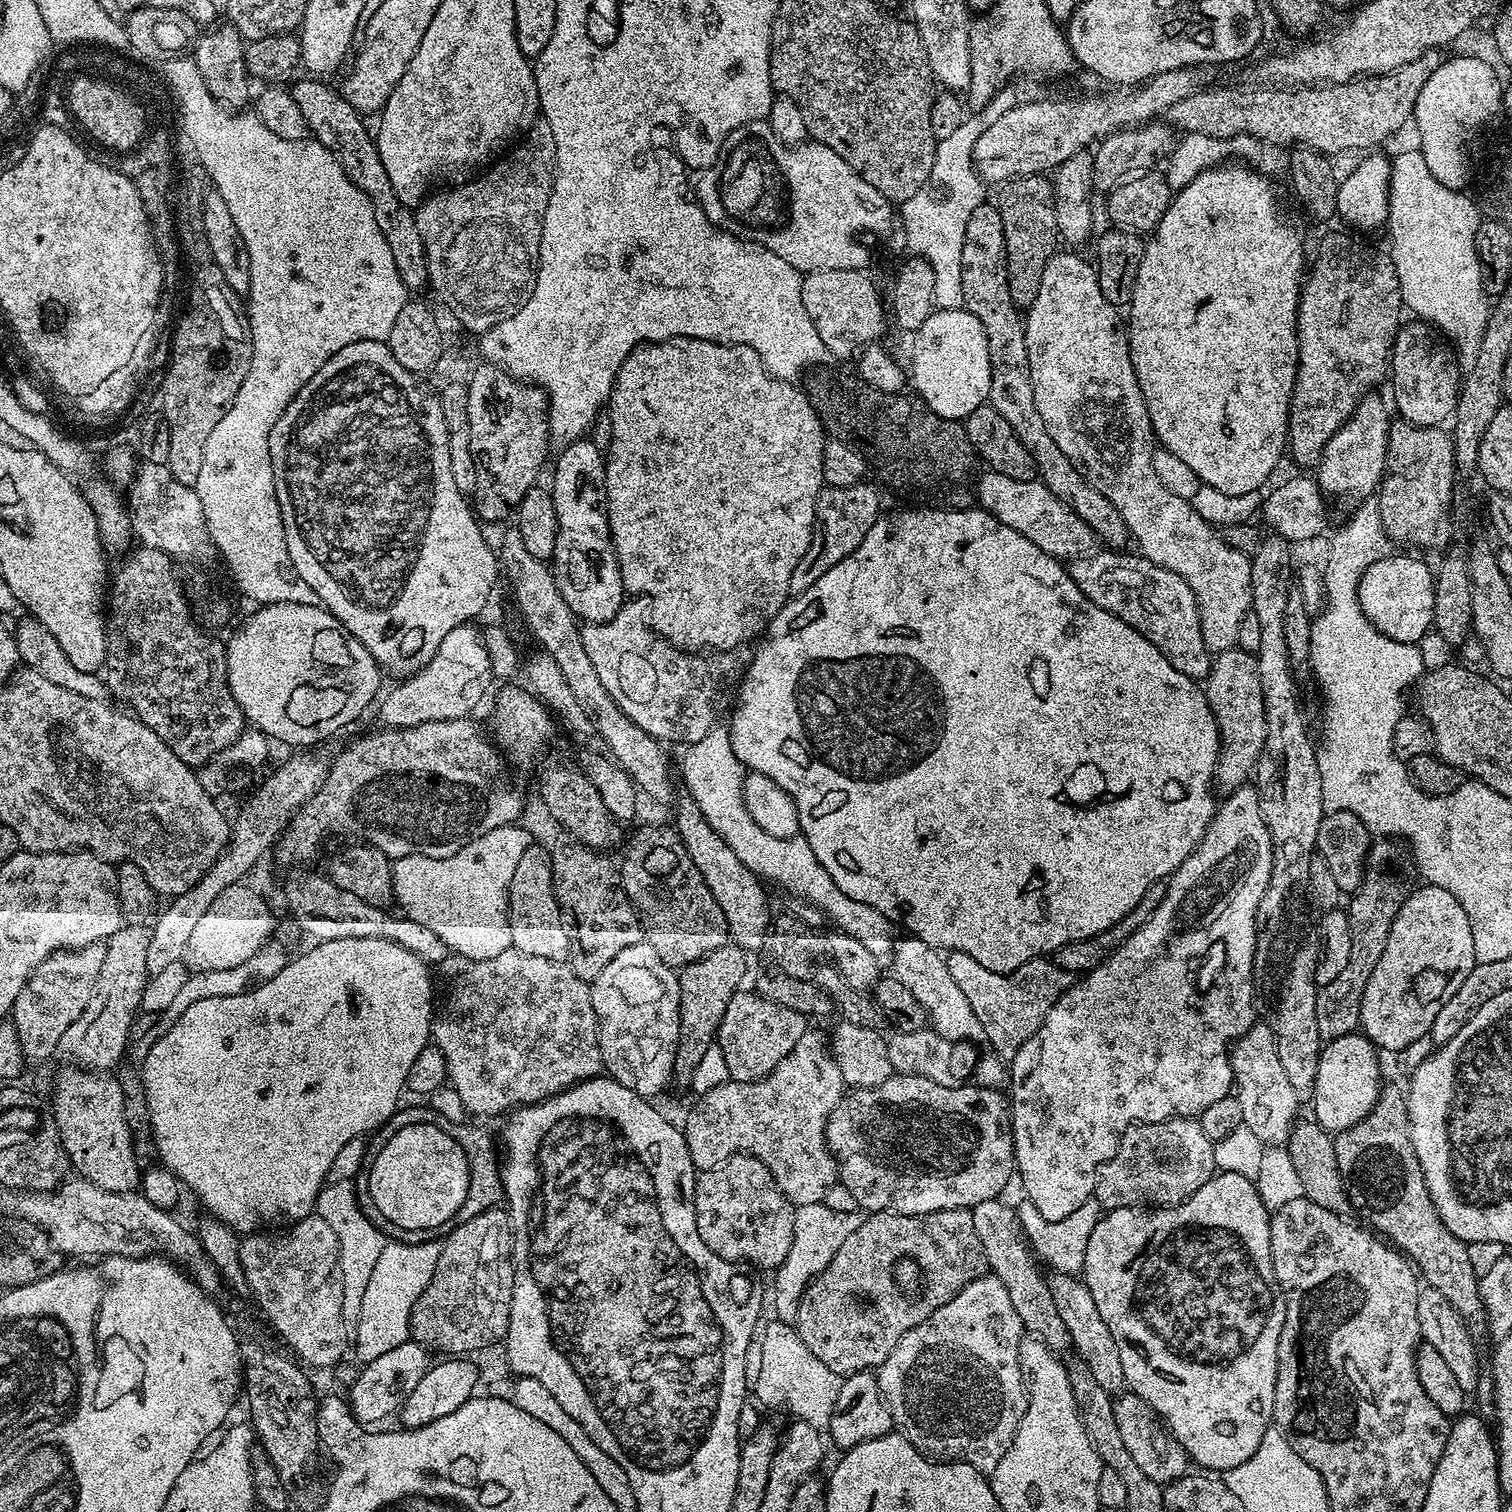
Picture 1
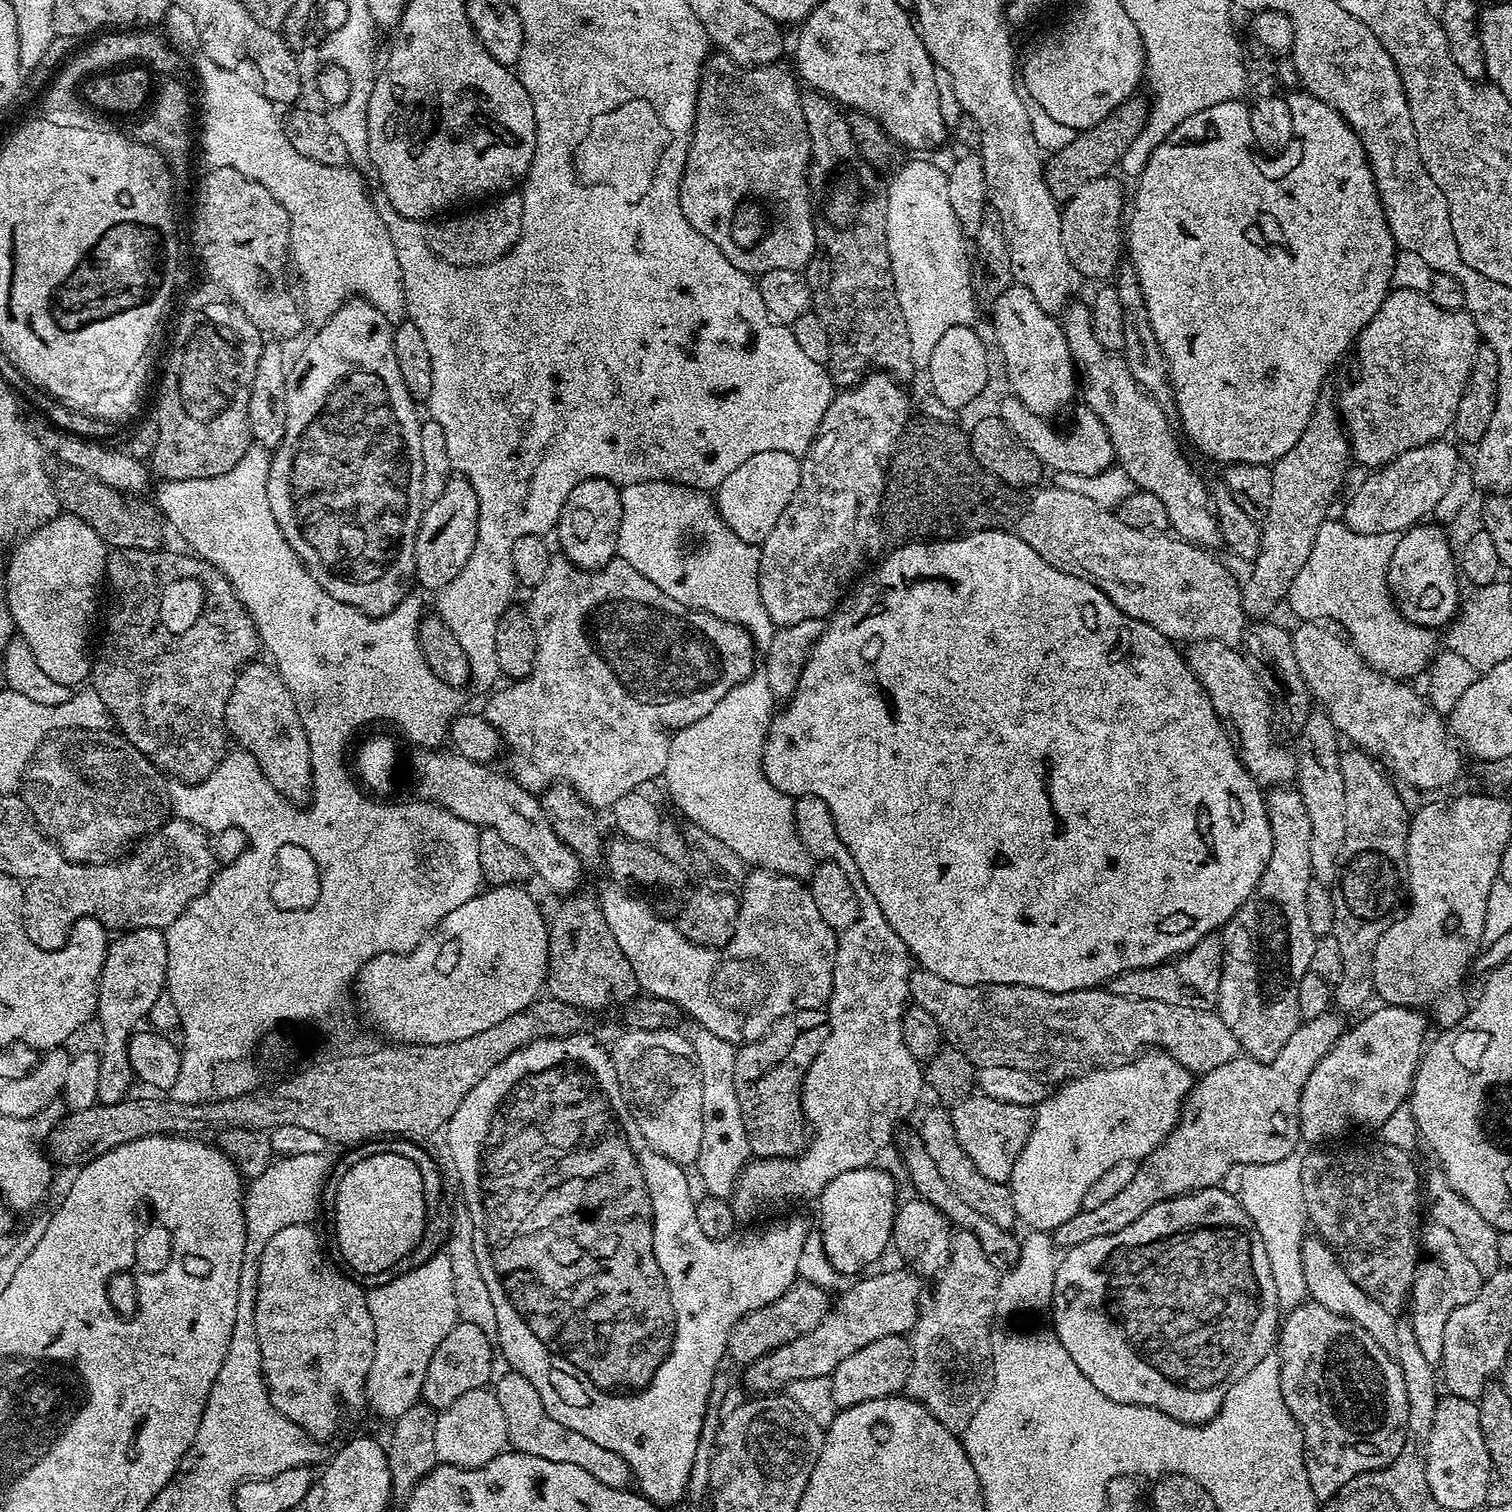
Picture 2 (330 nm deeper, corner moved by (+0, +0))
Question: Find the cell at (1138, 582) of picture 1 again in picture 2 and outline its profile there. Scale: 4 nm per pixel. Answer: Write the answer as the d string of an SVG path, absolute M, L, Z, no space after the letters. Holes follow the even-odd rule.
M1193 640L1187 645L1186 659L1194 678L1204 688L1204 692L1210 698L1218 718L1224 724L1224 729L1228 731L1232 738L1232 744L1236 748L1236 757L1242 762L1242 766L1252 776L1257 784L1265 789L1277 786L1288 786L1296 778L1296 757L1291 751L1288 752L1276 741L1276 736L1272 733L1274 729L1274 709L1272 707L1272 697L1268 694L1268 688L1258 682L1258 674L1250 670L1243 652L1237 650L1233 645L1223 644L1220 640Z

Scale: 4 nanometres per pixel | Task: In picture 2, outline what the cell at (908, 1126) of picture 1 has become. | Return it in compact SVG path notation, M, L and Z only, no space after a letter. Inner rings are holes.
M973 1094L951 1109L952 1125L958 1142L966 1154L990 1178L999 1184L1008 1184L1012 1178L1014 1162L1026 1144L1026 1138L1032 1129L1032 1112L1021 1104L1011 1104L995 1100L983 1094Z

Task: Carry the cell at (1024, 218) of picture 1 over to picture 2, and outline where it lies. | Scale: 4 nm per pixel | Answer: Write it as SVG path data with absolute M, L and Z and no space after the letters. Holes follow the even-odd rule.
M1139 98L1126 100L1112 111L1102 122L1093 128L1077 131L1074 142L1070 146L1062 146L1062 150L1051 153L1044 164L1044 182L1052 197L1057 202L1069 200L1088 180L1099 176L1107 176L1119 165L1126 154L1130 142L1144 129L1148 120L1148 108Z

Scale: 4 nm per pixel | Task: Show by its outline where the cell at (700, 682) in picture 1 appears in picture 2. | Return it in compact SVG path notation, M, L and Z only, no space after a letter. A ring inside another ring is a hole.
M562 554L553 555L550 566L546 566L546 574L542 577L542 582L538 582L538 586L531 589L529 596L532 597L529 598L528 604L526 603L526 611L530 622L534 626L534 634L536 635L536 661L534 662L534 670L530 676L523 676L520 680L505 683L505 688L497 687L495 689L497 692L485 702L484 708L482 708L482 714L500 732L500 739L506 745L506 756L508 752L508 764L512 767L512 769L510 769L511 775L523 788L537 794L543 794L552 784L567 782L589 806L597 810L603 810L603 808L604 810L608 810L611 809L614 802L618 802L618 798L622 798L622 794L630 794L631 792L643 789L645 786L648 786L644 784L650 783L651 780L657 779L659 781L666 770L666 762L670 754L672 738L675 736L676 731L680 728L685 728L687 724L698 722L698 718L706 718L706 714L710 714L710 710L714 710L714 706L718 706L718 702L722 702L722 698L726 698L726 694L735 684L740 684L743 680L747 680L753 675L752 667L754 667L755 664L757 667L758 664L758 652L756 656L756 648L752 645L752 643L754 643L754 637L748 629L744 628L741 624L734 623L733 620L723 620L709 612L697 612L686 606L682 606L682 602L674 602L674 598L670 598L670 594L662 594L662 590L658 590L658 586L654 586L654 582L650 582L650 578L646 578L638 570L634 570L634 566L630 566L630 562L619 558L613 558L612 561L601 568L590 569L580 568L577 564L572 564Z

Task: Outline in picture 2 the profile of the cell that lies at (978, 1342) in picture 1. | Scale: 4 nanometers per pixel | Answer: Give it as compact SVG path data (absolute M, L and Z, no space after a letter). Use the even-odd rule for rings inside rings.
M956 1230L951 1235L952 1251L949 1260L935 1277L936 1289L921 1307L920 1316L910 1333L912 1365L908 1371L906 1392L912 1399L926 1406L926 1410L930 1410L930 1414L934 1414L934 1418L946 1426L946 1430L962 1434L966 1426L970 1426L970 1418L978 1414L978 1406L982 1406L992 1388L992 1319L997 1319L998 1316L996 1300L1000 1296L1001 1273L990 1266L990 1258L982 1254L982 1246L974 1234Z

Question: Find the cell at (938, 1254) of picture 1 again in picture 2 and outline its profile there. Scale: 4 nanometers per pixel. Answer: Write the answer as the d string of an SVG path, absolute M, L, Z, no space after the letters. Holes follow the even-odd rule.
M797 1279L791 1284L774 1302L762 1306L758 1310L748 1312L738 1323L733 1326L732 1333L728 1339L727 1355L733 1356L740 1366L753 1364L758 1358L770 1354L770 1350L778 1350L786 1342L794 1342L802 1334L814 1330L818 1322L828 1313L830 1307L830 1296L820 1289L819 1283L806 1279Z

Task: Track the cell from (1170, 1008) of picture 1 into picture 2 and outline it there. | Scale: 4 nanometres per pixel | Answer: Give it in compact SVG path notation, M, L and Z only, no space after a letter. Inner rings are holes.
M1144 1050L1139 1053L1135 1058L1128 1058L1125 1059L1123 1062L1116 1062L1113 1063L1111 1066L1101 1066L1098 1068L1093 1068L1091 1072L1075 1077L1070 1080L1063 1081L1059 1085L1060 1088L1057 1090L1057 1092L1049 1091L1047 1095L1045 1095L1045 1098L1043 1102L1040 1104L1035 1105L1034 1111L1032 1112L1032 1129L1030 1130L1030 1134L1026 1138L1026 1144L1022 1146L1022 1150L1018 1154L1018 1158L1014 1162L1014 1170L1012 1171L1012 1178L1010 1181L1010 1187L1012 1189L1012 1197L1014 1198L1014 1210L1016 1211L1016 1219L1019 1221L1019 1223L1022 1225L1025 1224L1025 1229L1031 1230L1033 1232L1046 1232L1046 1233L1052 1233L1054 1229L1056 1229L1058 1226L1062 1226L1062 1222L1066 1222L1070 1218L1074 1218L1074 1214L1078 1214L1082 1208L1082 1198L1086 1198L1086 1190L1090 1190L1091 1184L1093 1184L1096 1179L1099 1178L1100 1175L1106 1174L1106 1170L1110 1170L1110 1166L1118 1166L1118 1162L1122 1162L1123 1160L1135 1160L1137 1162L1144 1159L1145 1156L1148 1156L1151 1154L1154 1149L1160 1145L1167 1136L1172 1133L1172 1129L1175 1128L1176 1123L1180 1121L1180 1112L1184 1108L1184 1102L1188 1099L1188 1093L1192 1091L1194 1087L1194 1076L1193 1073L1189 1072L1187 1068L1184 1068L1179 1064L1178 1061L1176 1061L1173 1056L1171 1056L1170 1053L1163 1051L1163 1050Z

